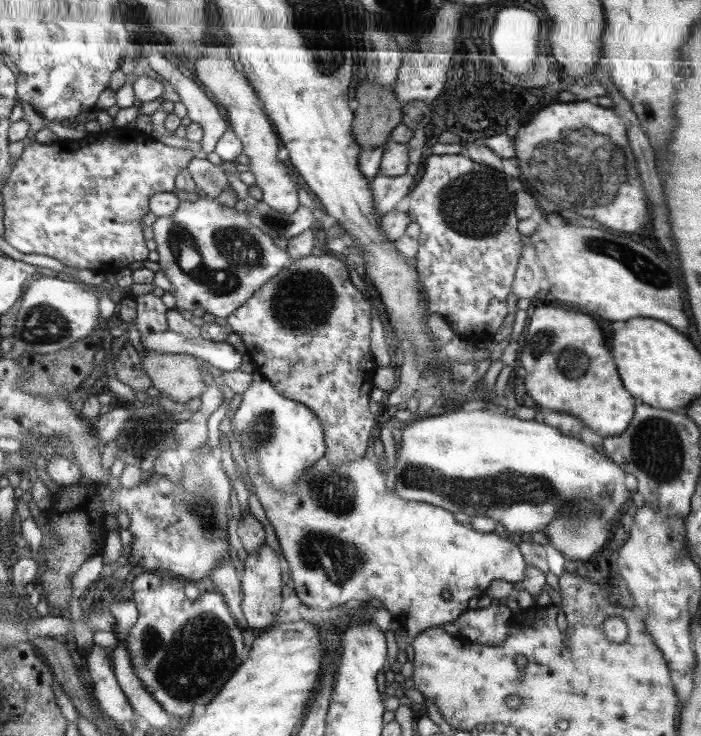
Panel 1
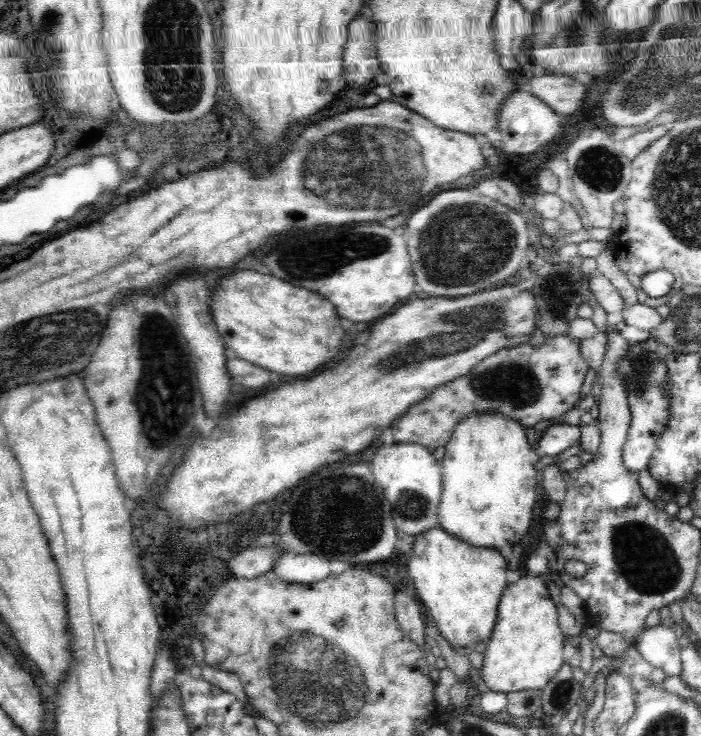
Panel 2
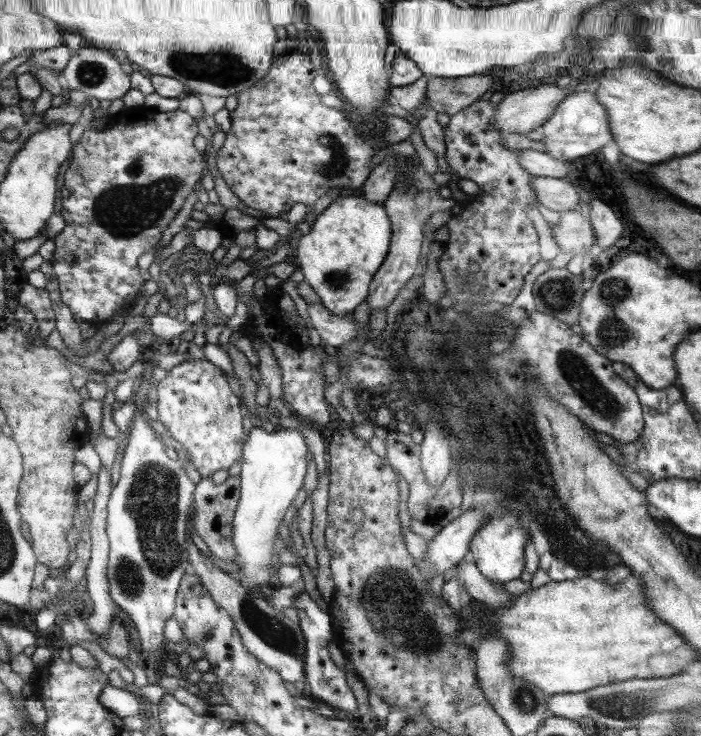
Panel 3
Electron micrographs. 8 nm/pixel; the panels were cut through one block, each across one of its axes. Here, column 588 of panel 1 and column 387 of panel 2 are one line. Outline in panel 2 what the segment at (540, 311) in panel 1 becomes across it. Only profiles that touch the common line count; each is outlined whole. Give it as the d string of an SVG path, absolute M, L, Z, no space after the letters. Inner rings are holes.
M498 286L496 290L490 292L476 292L472 296L460 296L460 298L418 298L408 302L406 306L398 308L394 314L386 315L380 322L376 322L370 328L370 336L366 340L366 332L358 334L354 340L352 350L346 354L346 358L342 358L340 362L328 366L324 372L306 378L306 380L296 380L296 382L288 382L278 386L276 390L266 392L260 398L248 400L244 402L240 408L236 408L234 414L226 416L208 438L198 438L194 440L194 444L188 448L186 456L184 456L184 464L174 472L174 476L166 482L164 486L164 494L158 498L160 506L168 512L170 518L178 520L178 522L192 522L192 520L204 520L204 522L212 522L212 520L222 520L222 518L232 518L238 512L246 510L248 506L256 504L256 502L264 502L272 500L274 496L278 496L282 490L296 486L302 478L310 476L312 472L316 472L316 468L322 468L324 464L334 464L338 460L344 460L348 456L354 456L363 450L366 450L372 442L380 438L383 430L390 427L391 424L400 416L405 415L407 410L420 400L424 400L436 387L456 380L458 377L464 376L472 367L476 366L482 359L488 355L498 352L506 347L512 348L522 343L529 343L531 336L539 330L539 314L535 303L535 296L529 289L520 289L516 286Z

